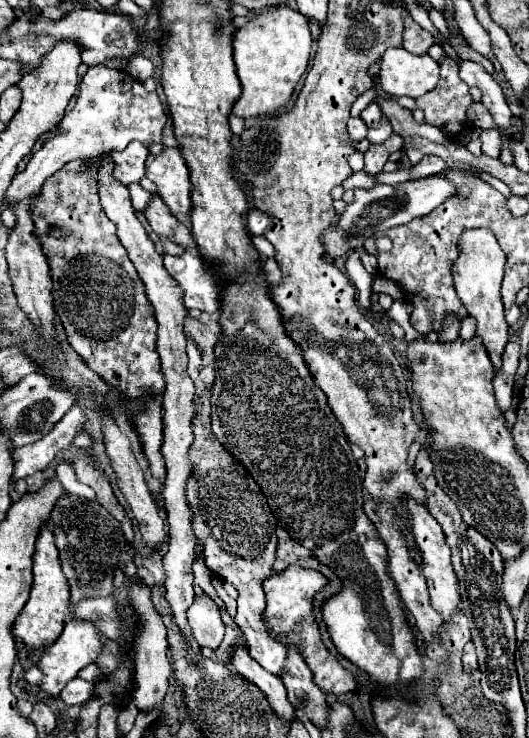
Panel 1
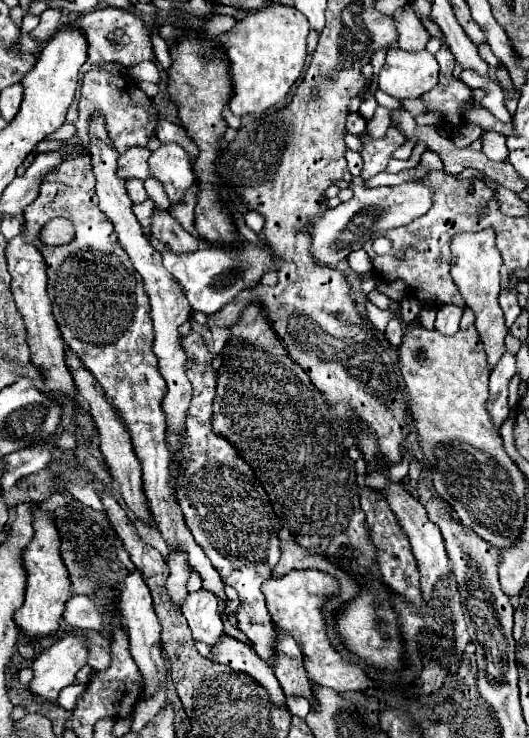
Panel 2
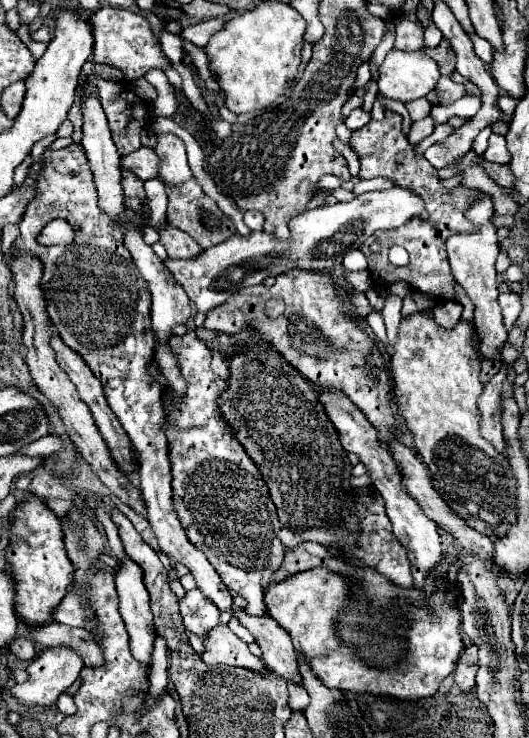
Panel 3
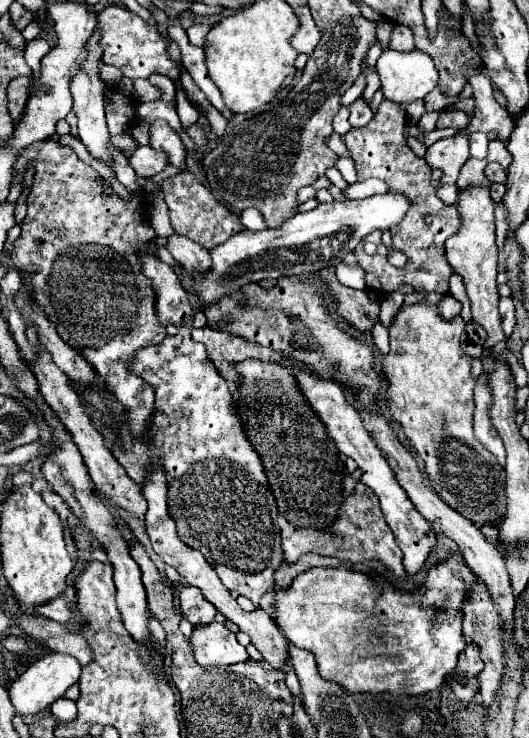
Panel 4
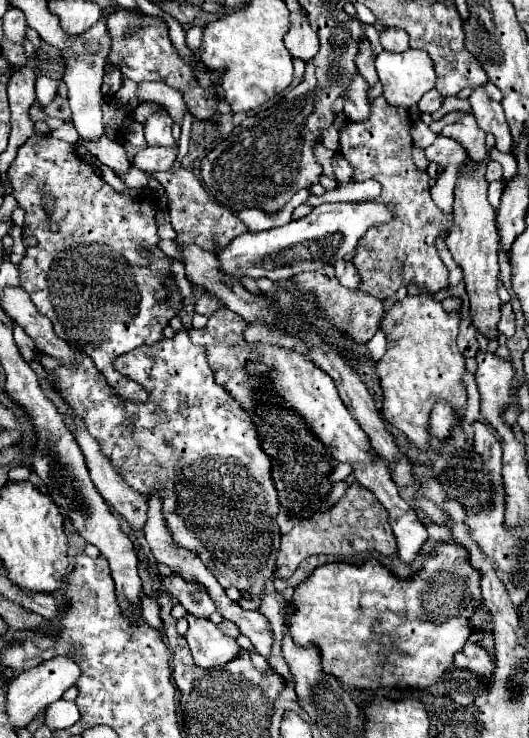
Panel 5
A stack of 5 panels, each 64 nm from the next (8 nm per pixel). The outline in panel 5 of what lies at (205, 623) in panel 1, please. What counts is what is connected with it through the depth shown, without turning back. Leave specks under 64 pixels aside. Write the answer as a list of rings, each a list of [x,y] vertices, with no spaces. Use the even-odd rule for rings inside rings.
[[[178,574],[164,578],[162,584],[186,608],[188,614],[192,614],[196,618],[210,618],[210,614],[216,612],[216,606],[208,598],[208,594],[206,594],[206,590],[204,590],[202,584],[186,582]]]

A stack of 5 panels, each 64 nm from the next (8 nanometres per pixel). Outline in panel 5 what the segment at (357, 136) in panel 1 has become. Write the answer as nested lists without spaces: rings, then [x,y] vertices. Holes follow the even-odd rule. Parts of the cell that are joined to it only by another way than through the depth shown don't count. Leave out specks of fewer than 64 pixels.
[[[354,76],[352,84],[344,92],[344,94],[348,94],[344,112],[350,122],[364,122],[364,118],[368,118],[370,102],[366,98],[366,92],[368,92],[368,82],[362,76]]]

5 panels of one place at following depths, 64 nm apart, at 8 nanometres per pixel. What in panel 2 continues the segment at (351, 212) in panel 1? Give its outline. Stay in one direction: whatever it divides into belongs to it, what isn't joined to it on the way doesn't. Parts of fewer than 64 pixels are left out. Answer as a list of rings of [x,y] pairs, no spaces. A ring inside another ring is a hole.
[[[406,182],[400,186],[366,188],[354,186],[354,196],[342,202],[338,208],[330,208],[326,214],[312,218],[312,254],[318,264],[334,266],[350,252],[360,250],[378,230],[390,230],[410,224],[414,218],[424,216],[434,202],[434,188],[424,182]]]

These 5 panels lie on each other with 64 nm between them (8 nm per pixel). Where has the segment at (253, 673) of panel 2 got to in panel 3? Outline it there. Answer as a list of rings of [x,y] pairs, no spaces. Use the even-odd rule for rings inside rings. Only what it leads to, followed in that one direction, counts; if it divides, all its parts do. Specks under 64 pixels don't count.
[[[218,626],[204,640],[206,652],[200,656],[206,664],[226,664],[252,670],[268,676],[268,668],[262,658],[254,656],[244,640],[240,640],[228,626]]]

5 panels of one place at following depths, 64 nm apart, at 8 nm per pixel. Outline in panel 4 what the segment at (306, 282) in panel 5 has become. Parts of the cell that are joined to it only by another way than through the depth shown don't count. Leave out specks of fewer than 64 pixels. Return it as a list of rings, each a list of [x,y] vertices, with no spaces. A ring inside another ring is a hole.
[[[328,268],[328,270],[322,270],[318,272],[320,278],[328,280],[330,284],[330,290],[332,290],[332,296],[334,300],[338,302],[336,304],[336,312],[340,316],[344,316],[348,322],[352,322],[358,330],[366,332],[372,328],[372,324],[378,320],[378,312],[380,312],[380,304],[378,302],[372,302],[364,290],[352,290],[352,288],[346,288],[342,286],[338,280],[336,280],[336,274],[334,274],[334,268]]]

